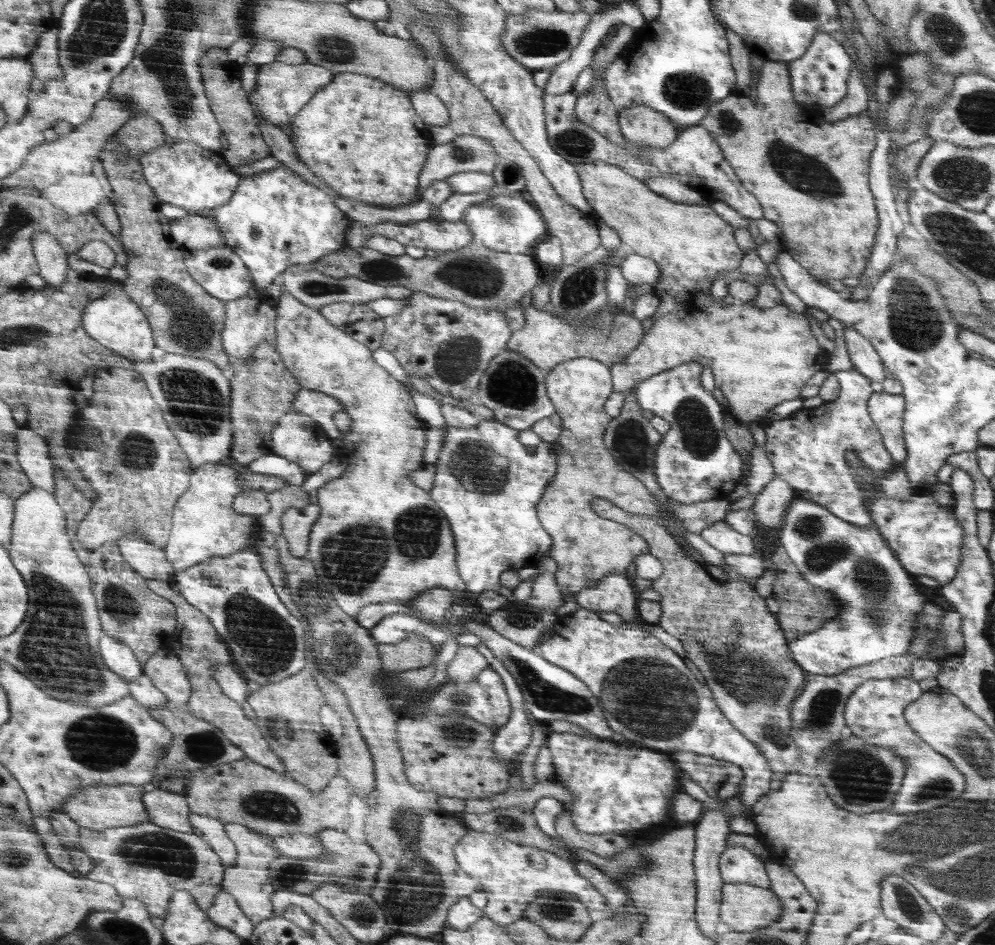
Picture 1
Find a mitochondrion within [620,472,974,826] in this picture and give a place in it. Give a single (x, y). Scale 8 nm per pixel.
(824, 549)

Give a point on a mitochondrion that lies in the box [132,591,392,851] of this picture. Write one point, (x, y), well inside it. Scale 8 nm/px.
(339, 651)

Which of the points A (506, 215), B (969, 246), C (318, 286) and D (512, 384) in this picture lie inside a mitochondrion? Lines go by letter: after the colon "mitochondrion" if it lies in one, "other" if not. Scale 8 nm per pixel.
A: mitochondrion
B: mitochondrion
C: mitochondrion
D: mitochondrion

